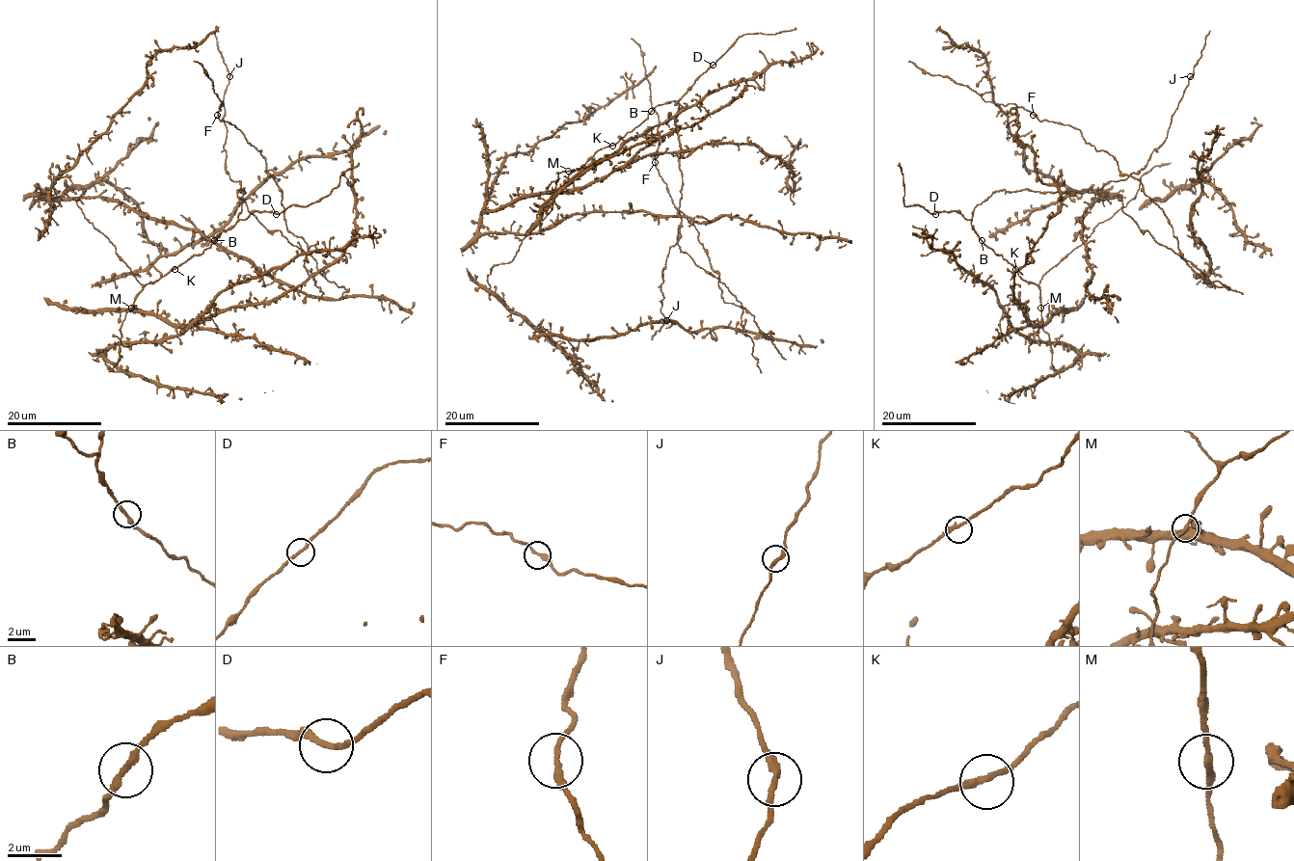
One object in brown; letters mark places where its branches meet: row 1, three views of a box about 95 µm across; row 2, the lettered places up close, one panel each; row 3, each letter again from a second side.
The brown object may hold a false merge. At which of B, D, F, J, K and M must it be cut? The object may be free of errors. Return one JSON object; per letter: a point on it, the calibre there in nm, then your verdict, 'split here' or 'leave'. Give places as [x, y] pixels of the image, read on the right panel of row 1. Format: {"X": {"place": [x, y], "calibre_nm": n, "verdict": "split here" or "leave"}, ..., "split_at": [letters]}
{"B": {"place": [982, 240], "calibre_nm": 240, "verdict": "leave"}, "D": {"place": [935, 214], "calibre_nm": 240, "verdict": "leave"}, "F": {"place": [1033, 115], "calibre_nm": 240, "verdict": "leave"}, "J": {"place": [1190, 76], "calibre_nm": 240, "verdict": "leave"}, "K": {"place": [1015, 269], "calibre_nm": 240, "verdict": "leave"}, "M": {"place": [1040, 308], "calibre_nm": 240, "verdict": "leave"}, "split_at": []}

